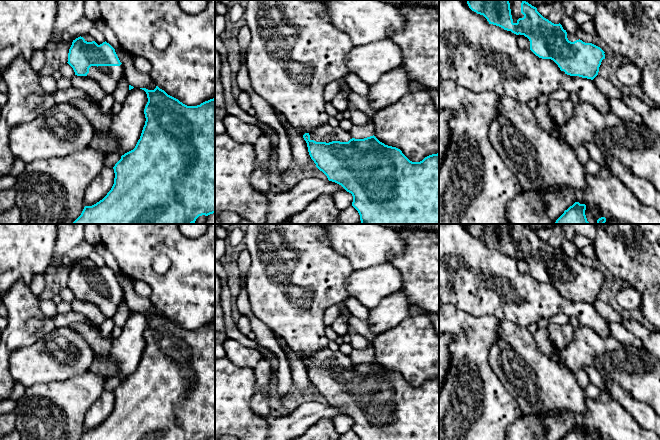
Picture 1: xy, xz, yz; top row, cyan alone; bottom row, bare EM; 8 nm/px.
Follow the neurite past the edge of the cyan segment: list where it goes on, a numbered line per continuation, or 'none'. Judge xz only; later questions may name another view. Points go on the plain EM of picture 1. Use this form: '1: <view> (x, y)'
1: xz (326, 357)

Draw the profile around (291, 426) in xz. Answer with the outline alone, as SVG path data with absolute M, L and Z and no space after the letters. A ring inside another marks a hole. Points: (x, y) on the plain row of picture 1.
M305 402L285 417L270 417L268 440L293 440L322 418L345 414L341 409L319 402Z

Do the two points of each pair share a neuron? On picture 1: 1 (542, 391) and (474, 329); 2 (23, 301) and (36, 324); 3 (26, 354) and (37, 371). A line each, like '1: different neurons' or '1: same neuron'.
1: different neurons
2: same neuron
3: same neuron

